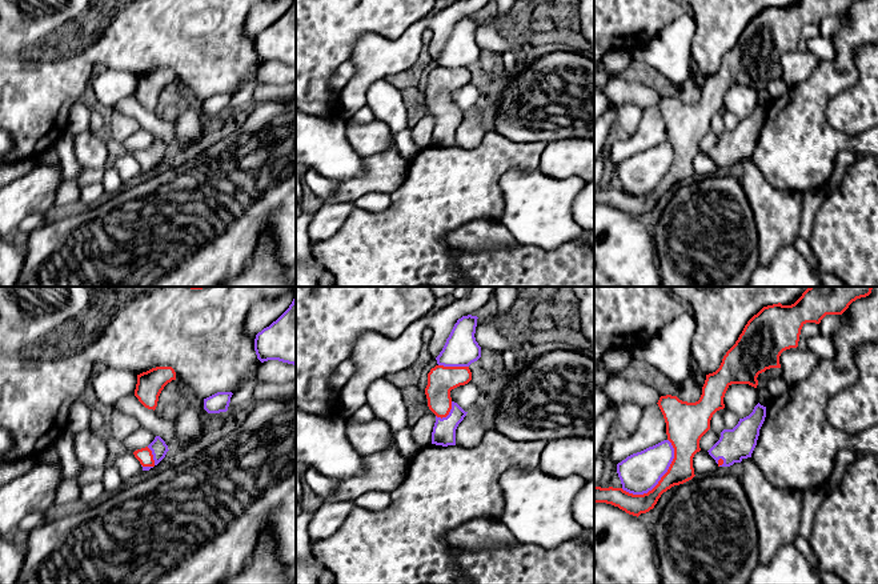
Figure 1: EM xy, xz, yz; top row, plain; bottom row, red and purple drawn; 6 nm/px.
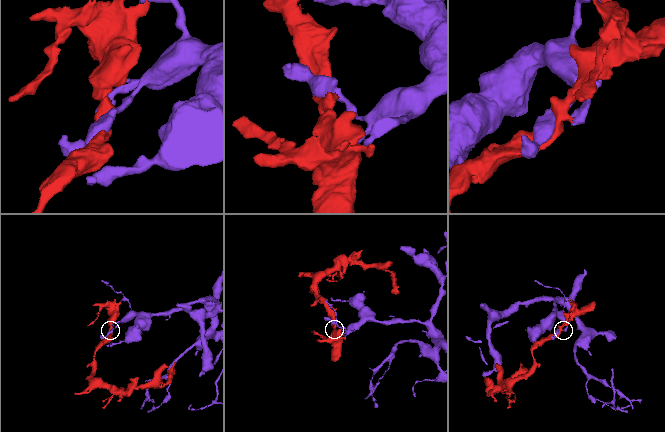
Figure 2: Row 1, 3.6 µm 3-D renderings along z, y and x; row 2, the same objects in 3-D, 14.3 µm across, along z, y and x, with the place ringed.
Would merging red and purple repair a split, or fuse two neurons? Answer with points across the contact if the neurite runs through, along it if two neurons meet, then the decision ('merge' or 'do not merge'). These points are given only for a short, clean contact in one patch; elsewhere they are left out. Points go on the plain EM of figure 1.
do not merge

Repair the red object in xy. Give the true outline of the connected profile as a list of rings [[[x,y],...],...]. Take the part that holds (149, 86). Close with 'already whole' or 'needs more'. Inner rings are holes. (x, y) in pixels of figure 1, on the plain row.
[[[156,68],[137,76],[135,97],[148,111],[156,111],[159,97],[164,88],[176,81],[176,73],[172,68]]]; already whole

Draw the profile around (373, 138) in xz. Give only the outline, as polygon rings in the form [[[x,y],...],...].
[[[345,120],[346,139],[352,148],[362,157],[384,152],[394,145],[394,133],[381,120],[368,124],[357,124]]]

